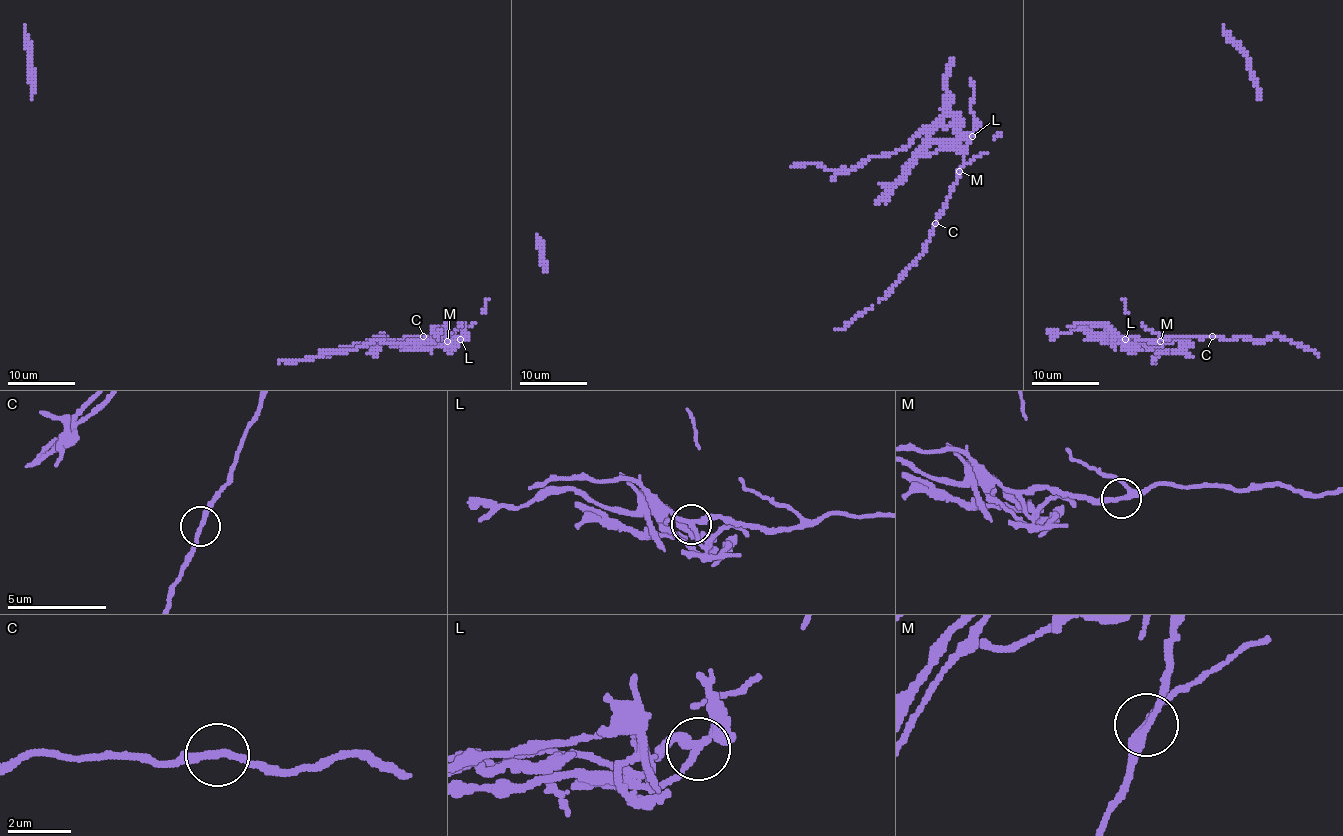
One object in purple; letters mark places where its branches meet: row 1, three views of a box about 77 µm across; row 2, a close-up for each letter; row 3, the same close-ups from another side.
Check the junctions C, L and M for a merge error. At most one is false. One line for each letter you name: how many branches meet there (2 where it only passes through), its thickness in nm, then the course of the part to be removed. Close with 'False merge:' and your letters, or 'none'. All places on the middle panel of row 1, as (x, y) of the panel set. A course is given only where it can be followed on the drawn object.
L: 3 branches meet; 200 nm thick; foreign part runs (973, 135), (964, 139), (954, 123), (925, 127), (902, 149), (851, 169), (792, 166)
False merge: L

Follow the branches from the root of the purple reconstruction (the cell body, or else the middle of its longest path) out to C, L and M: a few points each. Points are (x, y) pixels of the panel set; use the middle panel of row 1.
C: (809, 162), (856, 169), (871, 157), (902, 150), (929, 127), (954, 123), (964, 139), (971, 137), (936, 223)
L: (809, 162), (827, 169), (856, 169), (871, 157), (902, 150), (929, 127), (954, 123), (964, 139), (973, 135)
M: (809, 162), (856, 169), (871, 157), (902, 150), (929, 127), (954, 123), (964, 139), (971, 137), (959, 171)

